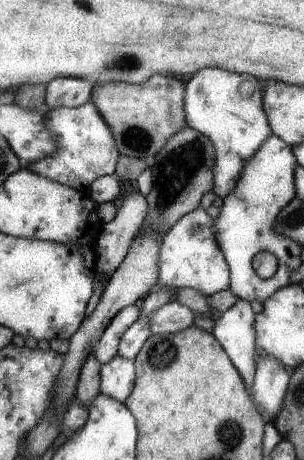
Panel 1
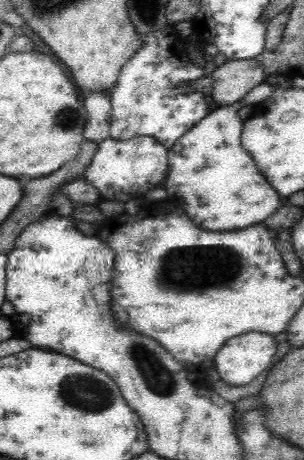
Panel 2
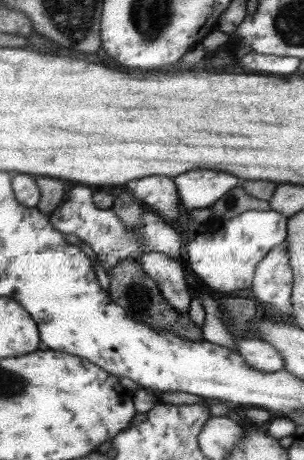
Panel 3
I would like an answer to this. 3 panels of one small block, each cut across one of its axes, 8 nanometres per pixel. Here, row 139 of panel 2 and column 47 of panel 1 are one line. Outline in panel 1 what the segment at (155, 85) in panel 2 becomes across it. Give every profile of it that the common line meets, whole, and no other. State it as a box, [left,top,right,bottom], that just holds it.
[21,104,119,192]

